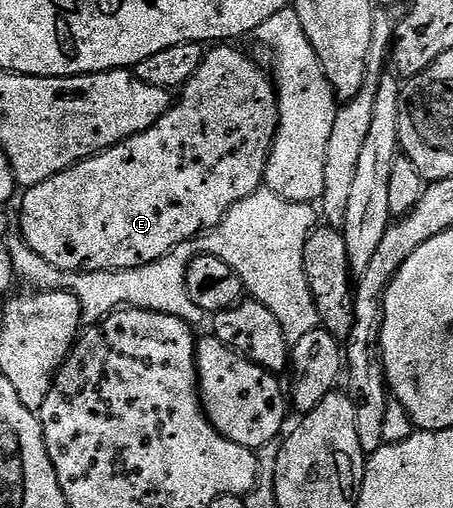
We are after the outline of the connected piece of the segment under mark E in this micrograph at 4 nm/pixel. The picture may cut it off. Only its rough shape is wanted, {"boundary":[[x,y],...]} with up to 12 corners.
{"boundary":[[207,49],[152,128],[29,187],[28,248],[140,268],[263,189],[278,92]]}

